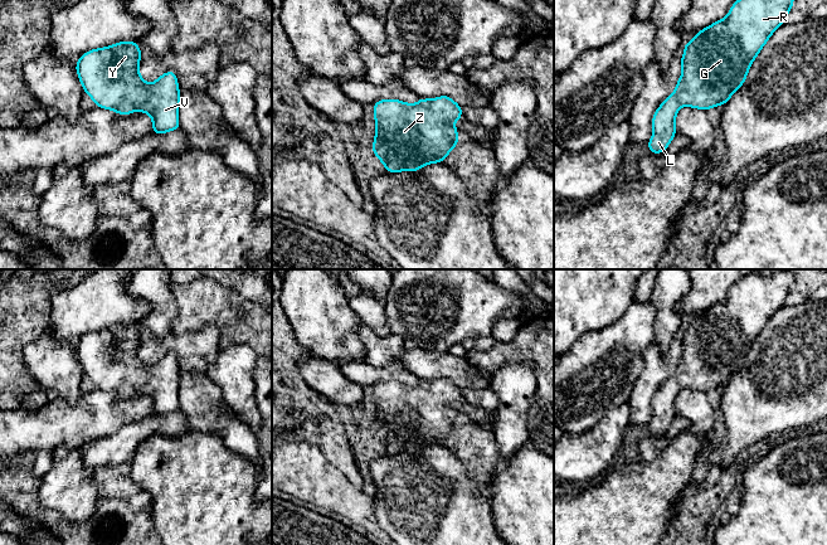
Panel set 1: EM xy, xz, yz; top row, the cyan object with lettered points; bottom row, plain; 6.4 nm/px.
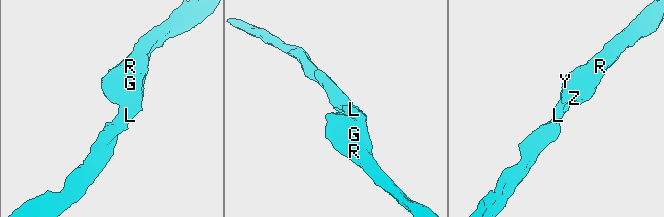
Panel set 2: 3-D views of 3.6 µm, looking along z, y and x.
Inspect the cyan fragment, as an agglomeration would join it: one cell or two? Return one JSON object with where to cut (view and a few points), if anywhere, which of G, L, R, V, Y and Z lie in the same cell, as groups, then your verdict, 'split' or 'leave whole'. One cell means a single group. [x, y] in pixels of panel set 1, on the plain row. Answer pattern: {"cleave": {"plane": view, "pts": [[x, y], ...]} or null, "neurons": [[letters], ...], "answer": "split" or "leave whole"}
{"cleave": null, "neurons": [["G", "L", "R", "V", "Y", "Z"]], "answer": "leave whole"}

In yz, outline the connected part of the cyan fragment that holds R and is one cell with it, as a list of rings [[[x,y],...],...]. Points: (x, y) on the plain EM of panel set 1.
[[[754,269],[731,287],[725,301],[697,313],[692,322],[685,325],[681,340],[682,356],[673,375],[661,385],[652,399],[653,417],[648,423],[651,435],[663,434],[676,418],[675,400],[681,388],[705,393],[717,386],[725,388],[745,364],[750,346],[769,318],[784,305],[793,284],[792,269],[780,269],[770,276]]]

